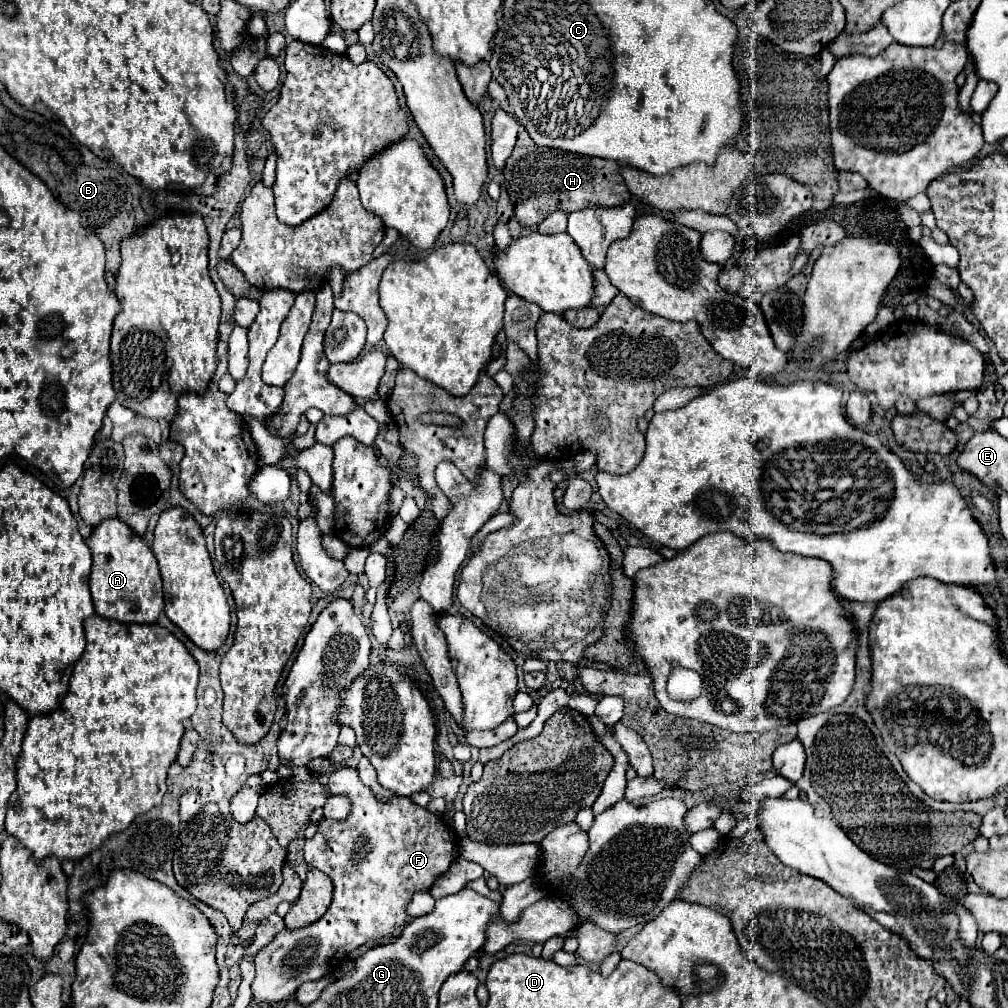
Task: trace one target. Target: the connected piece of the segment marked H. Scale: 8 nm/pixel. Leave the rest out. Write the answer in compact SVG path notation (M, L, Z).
M525 130L519 132L515 150L507 160L507 166L503 168L503 176L505 176L503 184L515 206L517 222L523 228L543 222L555 210L571 214L591 206L601 208L621 206L627 200L631 200L631 194L623 184L621 168L617 162L569 154L565 150L541 148L533 144L531 136Z

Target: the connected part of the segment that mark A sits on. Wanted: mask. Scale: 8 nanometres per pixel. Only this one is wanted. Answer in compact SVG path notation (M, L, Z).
M111 518L95 526L87 542L93 554L89 586L95 612L121 624L155 624L163 612L163 590L157 560L143 538L119 518Z

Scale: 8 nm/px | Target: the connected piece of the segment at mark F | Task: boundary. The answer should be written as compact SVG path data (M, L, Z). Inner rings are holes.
M337 768L329 776L327 788L331 796L347 796L351 802L351 812L343 820L323 818L315 836L311 840L305 840L303 856L309 868L317 868L333 880L333 902L321 920L299 930L283 928L279 934L275 934L273 942L253 958L257 974L251 984L251 1000L255 1004L277 1004L293 1000L297 988L303 982L321 980L323 976L331 974L343 964L341 960L355 952L359 946L393 938L395 932L407 924L407 906L413 892L427 890L441 874L449 870L451 862L459 856L457 838L453 832L449 832L449 826L443 818L411 802L411 798L391 798L387 802L379 800L373 790L361 782L355 768Z

